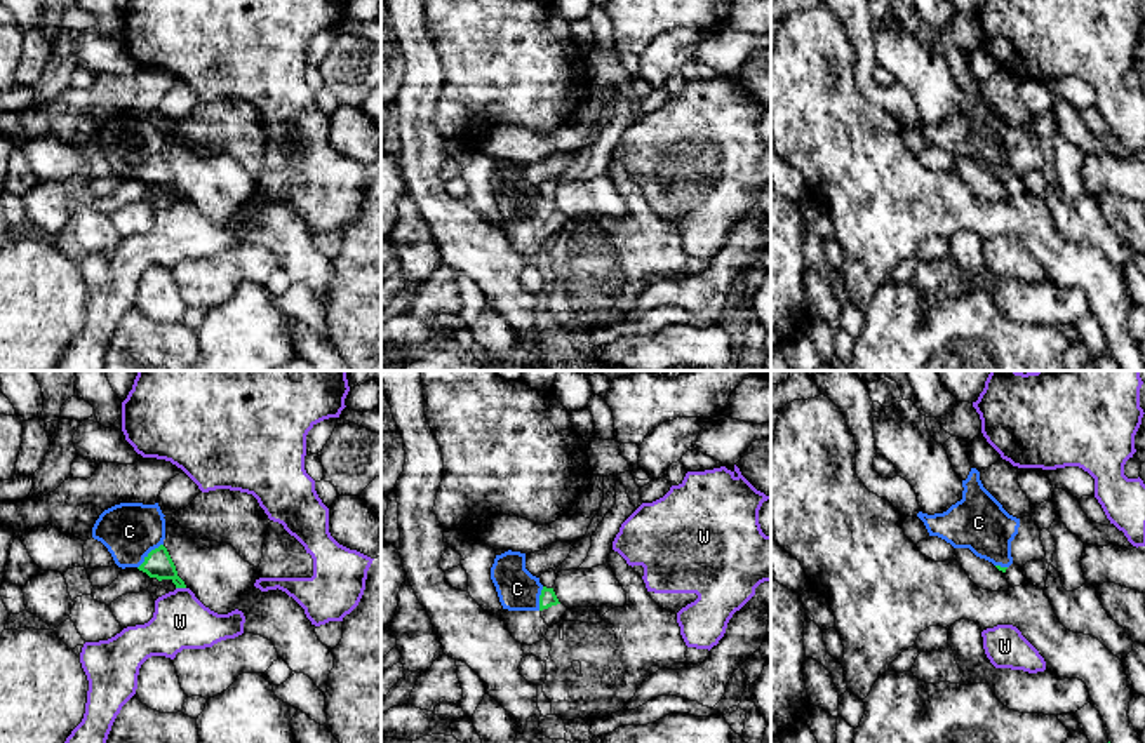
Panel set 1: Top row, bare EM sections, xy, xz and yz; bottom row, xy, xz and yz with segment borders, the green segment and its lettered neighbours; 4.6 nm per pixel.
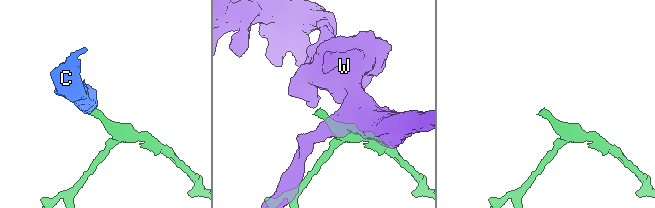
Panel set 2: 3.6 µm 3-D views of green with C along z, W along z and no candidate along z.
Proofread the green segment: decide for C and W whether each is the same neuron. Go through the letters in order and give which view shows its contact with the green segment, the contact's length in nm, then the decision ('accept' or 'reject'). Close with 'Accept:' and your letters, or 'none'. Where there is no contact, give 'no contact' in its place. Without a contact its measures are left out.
C: meets green in xy; contact 170 nm long; accept
W: meets green in xy; contact 50 nm long; reject
Accept: C

